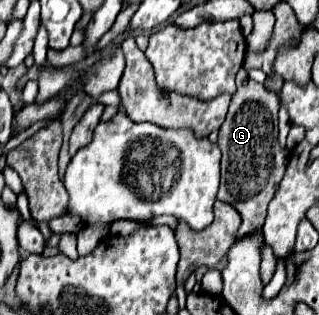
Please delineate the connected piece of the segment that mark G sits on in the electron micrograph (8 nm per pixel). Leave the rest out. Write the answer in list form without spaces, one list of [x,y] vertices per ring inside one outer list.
[[[240,69],[236,75],[236,87],[238,89],[232,95],[218,135],[218,147],[222,151],[222,179],[218,199],[232,205],[240,213],[242,225],[236,233],[236,239],[242,239],[262,229],[268,203],[276,193],[276,185],[284,177],[288,151],[278,143],[278,95],[252,81],[244,69]]]

